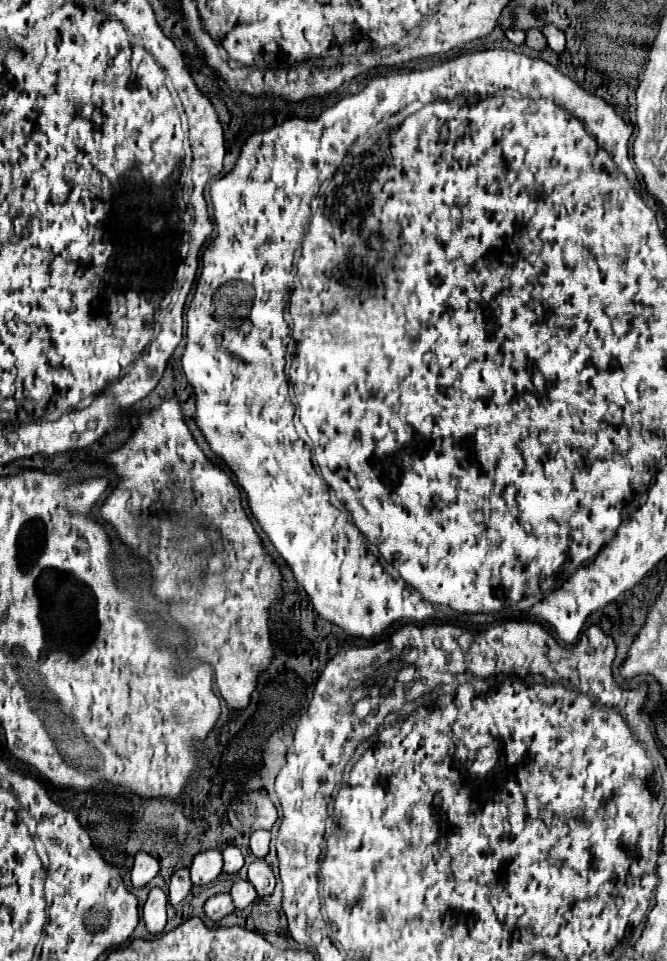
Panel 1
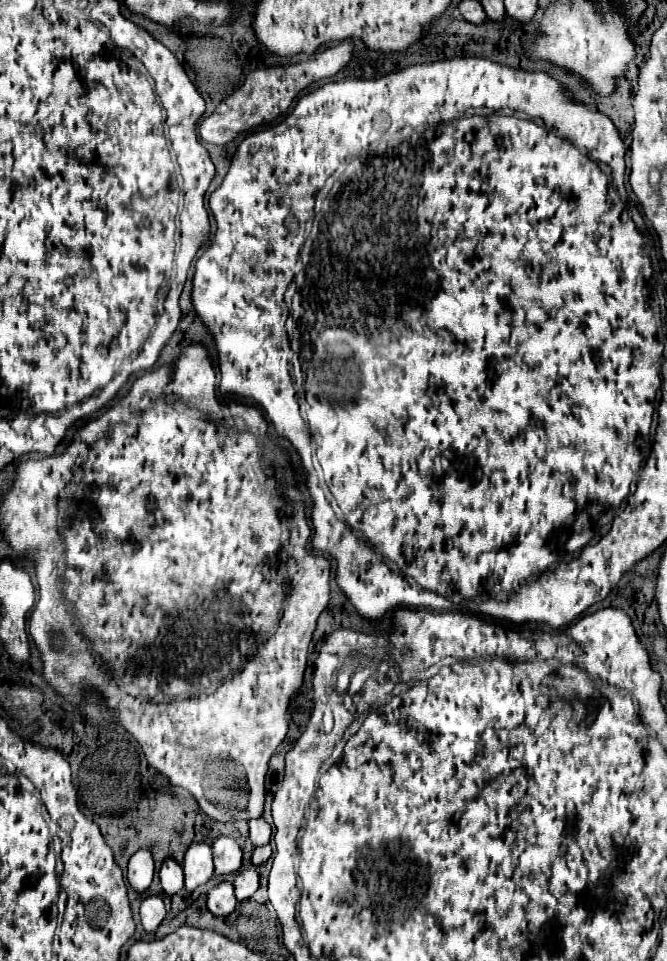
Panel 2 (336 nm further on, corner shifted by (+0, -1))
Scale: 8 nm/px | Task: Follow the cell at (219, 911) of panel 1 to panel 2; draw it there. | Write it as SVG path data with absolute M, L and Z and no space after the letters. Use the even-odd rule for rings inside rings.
M220 882L216 888L212 888L208 892L206 906L214 916L228 916L236 906L236 896L234 896L232 882Z

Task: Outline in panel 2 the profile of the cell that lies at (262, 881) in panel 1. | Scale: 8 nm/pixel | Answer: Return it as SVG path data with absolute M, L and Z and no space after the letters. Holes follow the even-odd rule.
M266 844L266 846L258 846L258 848L254 848L254 854L252 854L252 864L254 866L260 866L260 864L264 864L268 858L270 858L270 854L272 854L272 848Z

